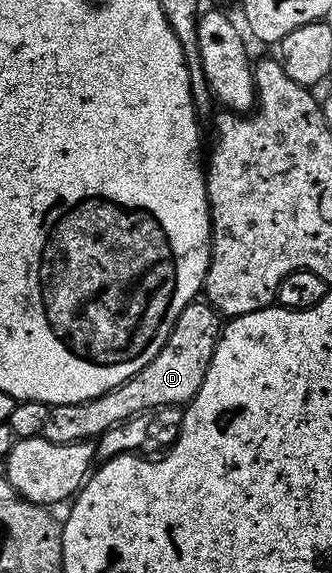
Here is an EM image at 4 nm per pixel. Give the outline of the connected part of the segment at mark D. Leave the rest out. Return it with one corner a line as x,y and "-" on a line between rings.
192,302
185,306
165,346
161,346
157,358
153,358
149,366
141,366
141,370
137,370
133,378
97,398
85,400
81,404
56,404
49,407
49,418
45,421
43,437
49,442
62,444
76,444
82,440
94,441
113,425
123,424
129,418
140,416
148,410
164,408
170,404
190,404
197,390
201,390
201,382
205,382
205,370
209,370
213,350
224,327
224,317
220,316
212,304

